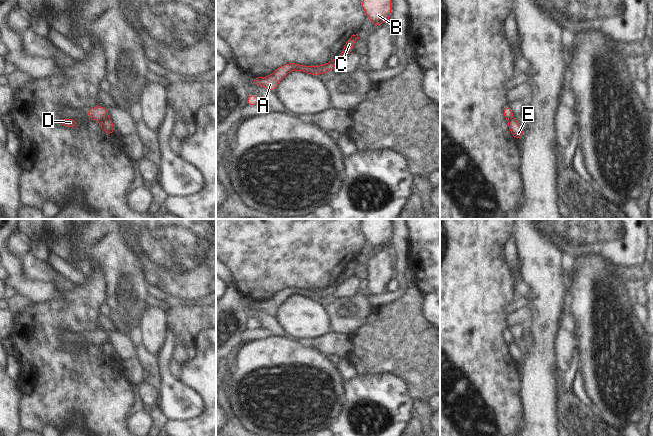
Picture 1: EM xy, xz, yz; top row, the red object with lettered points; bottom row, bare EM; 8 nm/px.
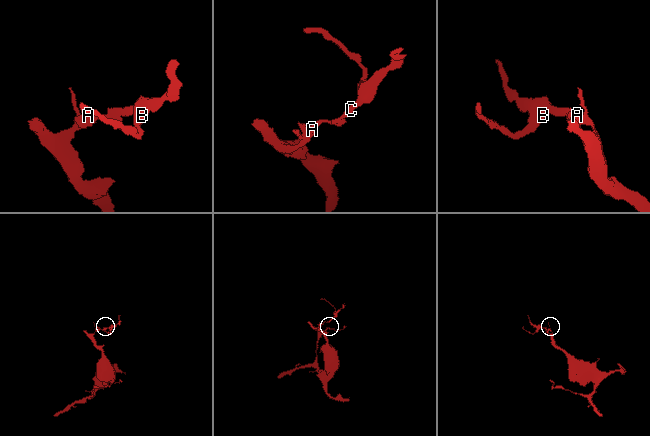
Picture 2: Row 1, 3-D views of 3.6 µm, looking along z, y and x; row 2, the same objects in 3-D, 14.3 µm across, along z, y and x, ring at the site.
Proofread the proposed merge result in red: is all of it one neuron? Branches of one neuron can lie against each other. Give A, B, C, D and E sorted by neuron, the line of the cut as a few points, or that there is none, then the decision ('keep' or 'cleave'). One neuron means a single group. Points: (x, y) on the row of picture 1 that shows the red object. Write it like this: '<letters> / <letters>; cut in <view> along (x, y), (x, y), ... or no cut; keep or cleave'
A D E / B C; cut in xy along (108, 118), (100, 121); cleave

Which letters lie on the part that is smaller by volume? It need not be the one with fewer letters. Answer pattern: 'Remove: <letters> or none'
Remove: B, C

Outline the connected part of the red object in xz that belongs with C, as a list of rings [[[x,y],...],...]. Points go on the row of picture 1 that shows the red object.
[[[358,34],[356,35],[352,35],[344,44],[344,50],[339,54],[337,55],[336,58],[334,59],[330,59],[329,62],[337,62],[339,61],[340,59],[344,58],[346,55],[350,54],[352,51],[353,51],[353,45],[355,43],[355,41],[359,39],[358,37]]]

